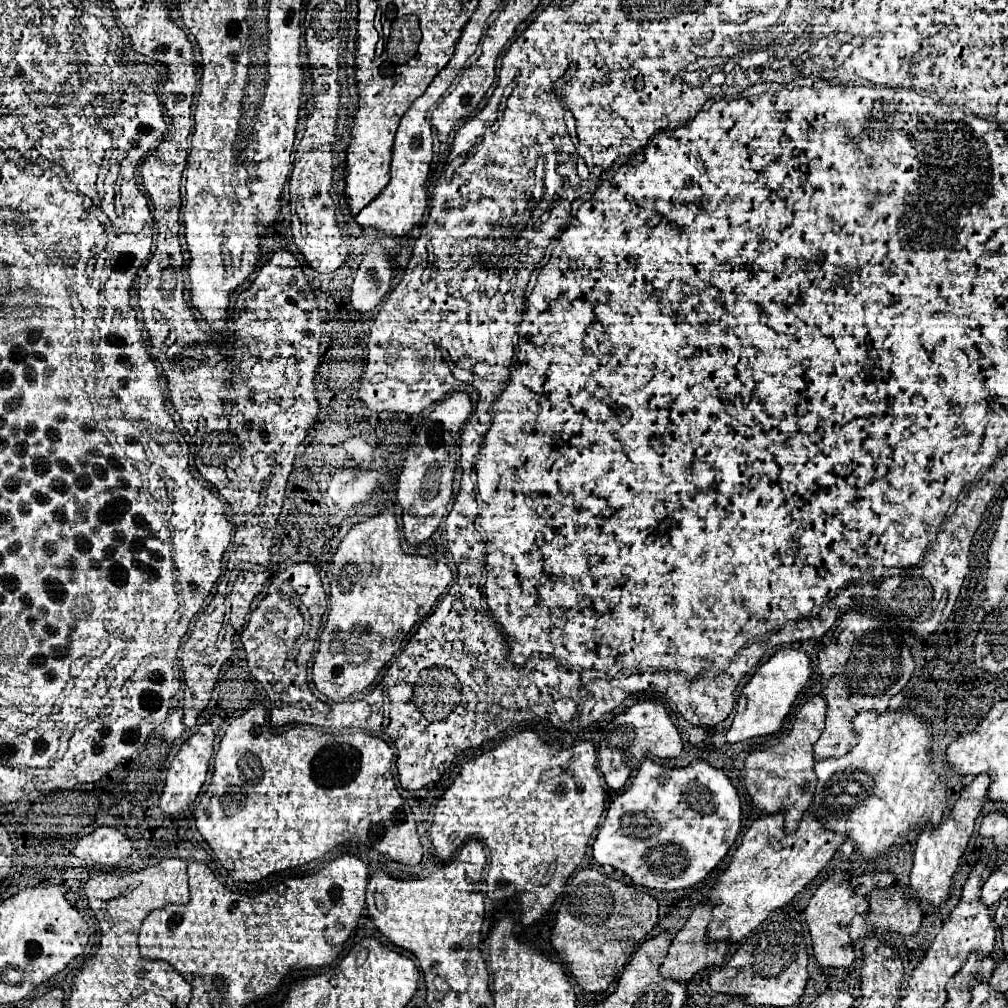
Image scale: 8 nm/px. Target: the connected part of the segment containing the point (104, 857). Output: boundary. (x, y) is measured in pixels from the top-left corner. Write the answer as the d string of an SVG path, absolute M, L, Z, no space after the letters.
M99 826L99 828L95 828L93 834L83 836L77 842L73 854L79 856L79 858L85 858L85 860L103 864L103 866L115 866L119 860L123 860L123 858L127 858L131 854L131 840L125 834L121 834L117 828L113 828L113 826Z

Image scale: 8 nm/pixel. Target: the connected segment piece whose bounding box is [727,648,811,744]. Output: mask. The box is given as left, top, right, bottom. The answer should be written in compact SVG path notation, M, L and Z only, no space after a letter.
M779 650L773 654L763 666L757 668L757 672L751 676L751 680L743 686L741 694L745 698L745 704L737 706L737 714L733 716L731 728L727 732L727 742L741 742L755 736L773 734L781 728L783 718L787 716L791 704L795 702L801 688L807 684L811 676L811 662L805 652L801 650Z

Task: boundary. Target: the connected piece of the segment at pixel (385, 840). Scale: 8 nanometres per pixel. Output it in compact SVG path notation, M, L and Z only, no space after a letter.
M255 704L231 720L213 763L211 784L195 809L195 826L213 848L223 868L239 882L257 882L273 872L303 866L347 840L369 844L387 858L409 866L421 860L423 850L411 806L405 804L405 798L395 786L391 768L393 748L379 736L367 732L323 734L317 728L301 724L279 734L269 724L263 704Z

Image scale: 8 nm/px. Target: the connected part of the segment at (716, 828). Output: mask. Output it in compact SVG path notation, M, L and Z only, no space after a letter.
M643 760L631 786L621 792L607 810L605 822L593 844L593 858L597 864L611 864L613 868L631 876L639 886L655 890L679 890L701 882L729 852L741 829L741 800L731 780L705 760L685 768L665 768L653 760Z

